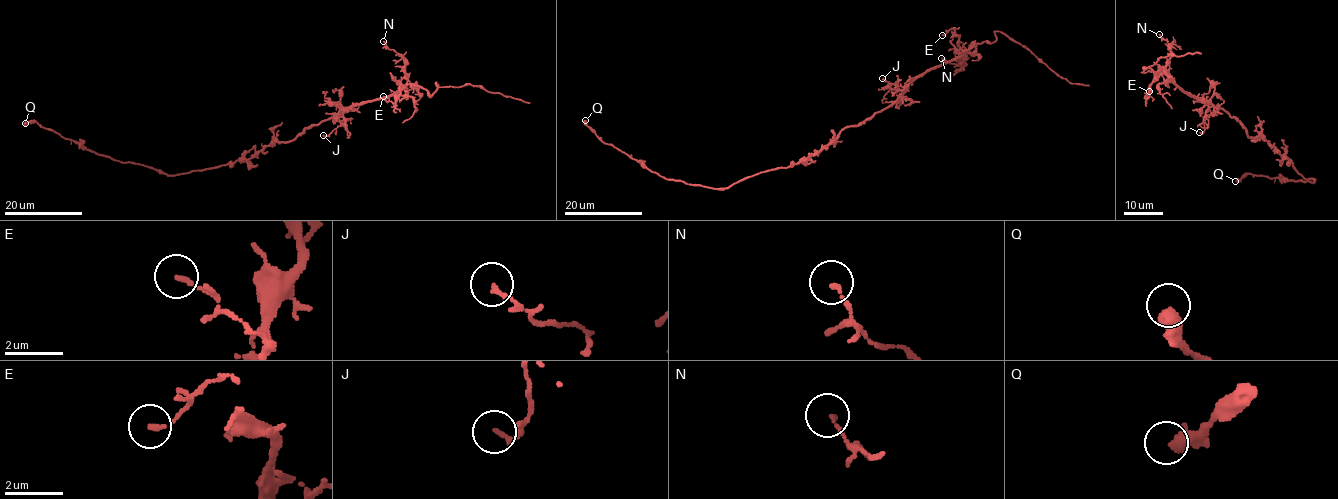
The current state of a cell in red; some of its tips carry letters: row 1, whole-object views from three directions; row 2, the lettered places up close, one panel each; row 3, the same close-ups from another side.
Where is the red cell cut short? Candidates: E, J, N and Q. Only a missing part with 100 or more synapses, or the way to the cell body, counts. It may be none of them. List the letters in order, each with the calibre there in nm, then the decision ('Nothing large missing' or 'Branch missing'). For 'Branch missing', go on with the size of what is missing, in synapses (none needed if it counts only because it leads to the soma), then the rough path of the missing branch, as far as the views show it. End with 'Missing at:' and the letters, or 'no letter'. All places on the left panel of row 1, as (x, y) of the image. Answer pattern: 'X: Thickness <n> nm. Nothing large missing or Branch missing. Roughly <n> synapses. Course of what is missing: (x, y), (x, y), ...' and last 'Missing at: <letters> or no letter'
E: Thickness 130 nm. Nothing large missing
J: Thickness 170 nm. Nothing large missing
N: Thickness 140 nm. Nothing large missing
Q: Thickness 500 nm. Nothing large missing
Missing at: no letter

